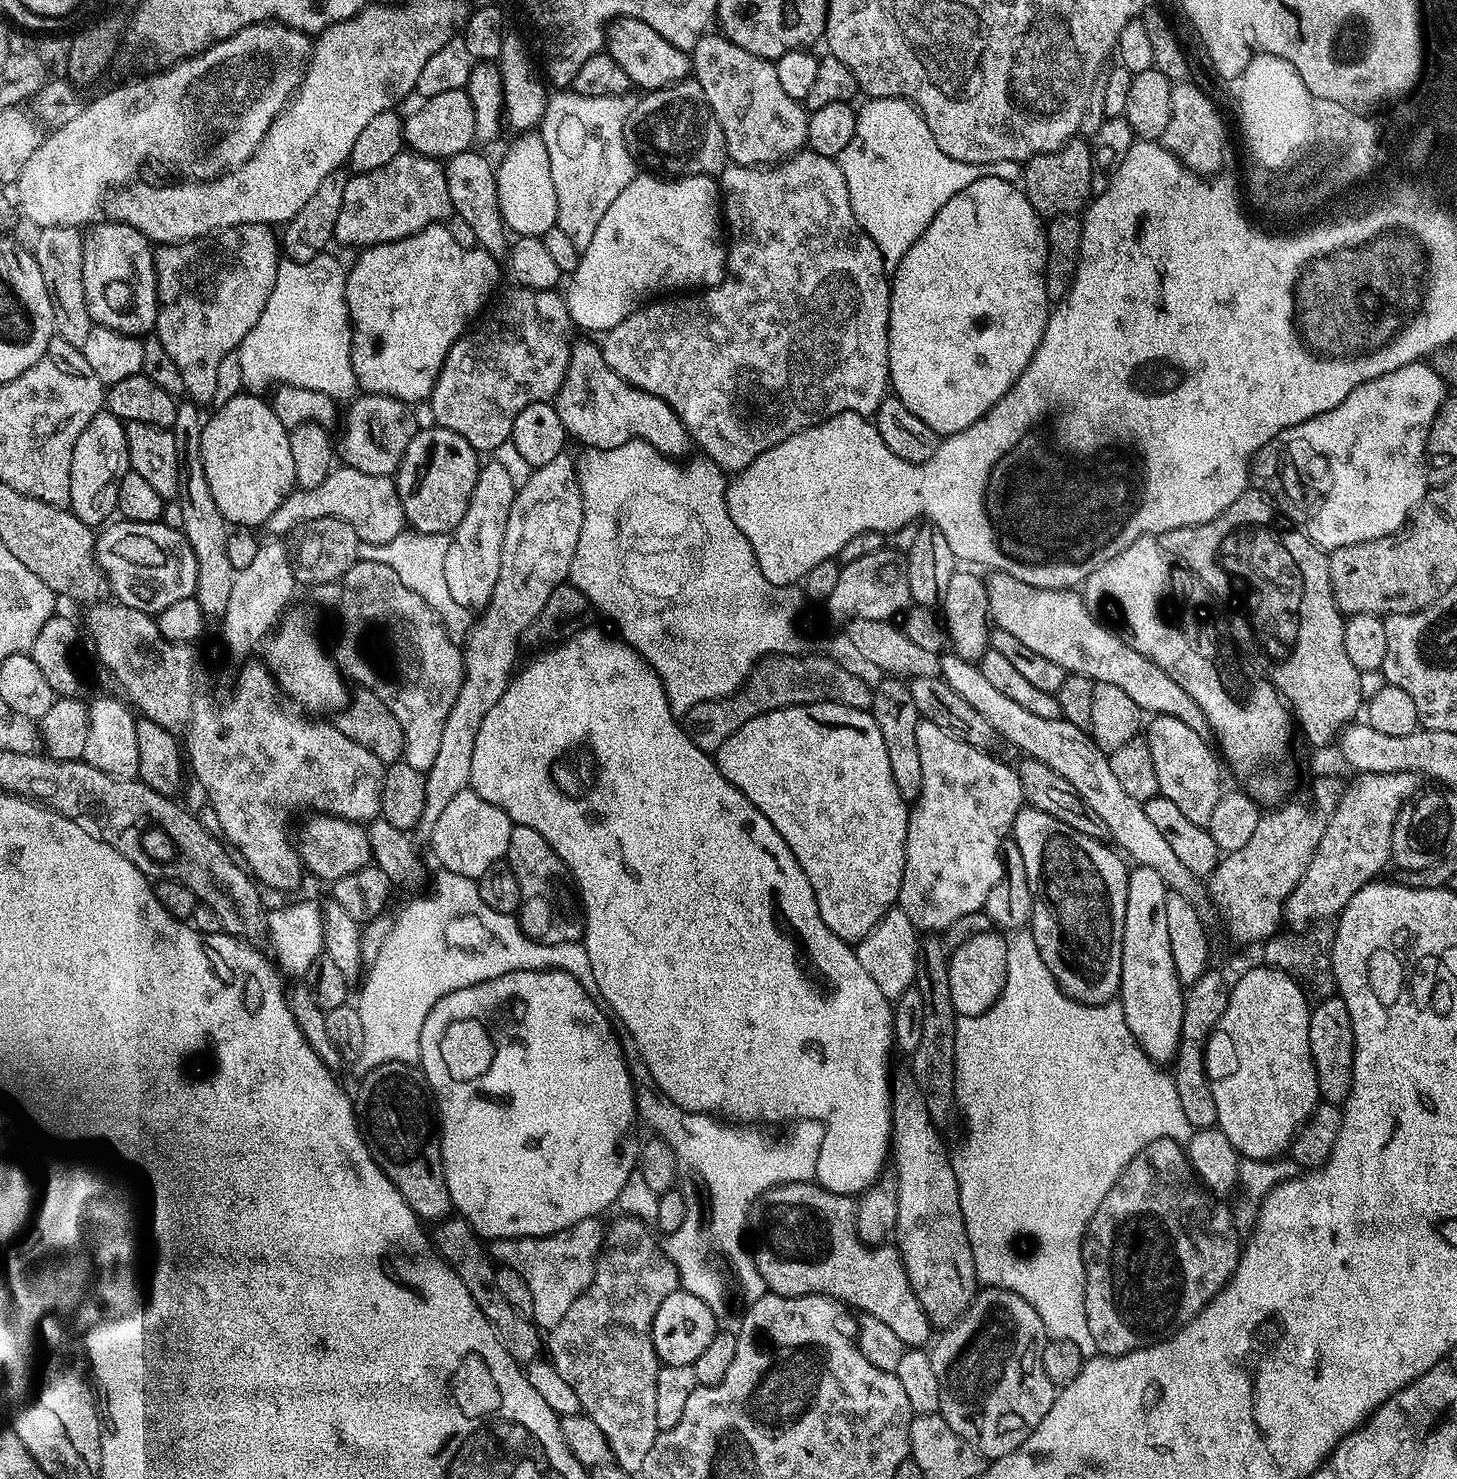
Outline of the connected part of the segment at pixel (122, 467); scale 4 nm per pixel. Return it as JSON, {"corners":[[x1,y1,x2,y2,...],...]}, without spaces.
{"corners":[[101,410,90,418,90,426,86,426,86,430,78,434,78,442,74,442,74,458,70,462,70,511,88,525,103,525,116,512,118,486,130,471,124,425,125,421,113,412]]}

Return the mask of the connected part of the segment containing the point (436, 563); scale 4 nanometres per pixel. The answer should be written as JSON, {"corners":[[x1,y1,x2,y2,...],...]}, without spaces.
{"corners":[[403,532,398,538,392,539,390,543,382,545,362,542,359,546,359,560,376,560,390,566,398,578,438,614,443,622,447,637,455,644,461,645,472,628,474,614,471,609,454,601,454,598,451,597,450,588,446,584,445,562,450,540,451,537,447,533,422,535]]}

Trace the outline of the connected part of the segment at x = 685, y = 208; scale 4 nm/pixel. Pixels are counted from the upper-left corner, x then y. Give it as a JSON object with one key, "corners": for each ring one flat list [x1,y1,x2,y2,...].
{"corners":[[638,174,632,179,630,186,626,186,626,190,622,190,622,194,618,194,618,198,614,198,610,210,606,210,606,214,602,214,602,222,598,222,598,230,594,230,594,239,590,241,590,246,586,246,581,251,580,261,576,269,570,274,569,280,572,281,568,284,568,292,566,291,568,313,577,329,585,328,588,332,603,334,614,326,618,326,618,322,625,320,637,308,649,303,661,294,672,294,677,290,711,290,717,288,727,275,728,253,726,251,726,240,722,235,722,197,719,183,711,176,661,178,656,174]]}

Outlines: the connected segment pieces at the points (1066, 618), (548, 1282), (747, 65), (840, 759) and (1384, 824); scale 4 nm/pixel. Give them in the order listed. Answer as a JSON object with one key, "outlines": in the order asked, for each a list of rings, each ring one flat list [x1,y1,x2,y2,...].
{"outlines":[[[993,571,989,576,992,577,986,580,988,611,996,628,1014,634,1014,638,1019,638,1037,654,1050,658,1050,662,1058,662,1065,673,1085,676,1097,684,1109,684,1126,690,1141,713,1178,718,1186,722,1190,730,1198,730,1201,734,1209,731,1198,702,1194,702,1194,698,1190,698,1190,694,1186,694,1186,690,1182,690,1182,686,1178,686,1166,670,1154,666,1150,658,1138,654,1138,650,1126,643,1119,632,1097,618,1084,603,1083,595,1059,588,1035,588,1026,582,1018,582,1018,578,1005,572]],[[591,1216,549,1236,491,1241,490,1255,493,1261,505,1268,523,1272,526,1286,530,1286,530,1294,534,1294,531,1319,541,1329,550,1330,558,1326,566,1310,570,1310,570,1306,574,1306,574,1302,590,1286,596,1273,596,1261,606,1243,606,1228,600,1222,597,1217]],[[722,34,712,35,700,36,696,45,690,49,691,75,698,82,698,86,702,86,702,94,706,94,706,102,710,102,714,118,718,118,718,126,722,126,729,161,747,168,763,168,775,166,789,156,796,155,808,143,810,113,807,107,801,101,790,98,786,90,782,90,773,61,763,60,758,54,750,54,742,50,742,46,734,46,734,42,730,42]],[[823,700,821,704,799,704,789,708,770,710,758,718,750,718,746,726,738,726,726,742,714,754,720,773,742,793,749,802,758,809,782,834,786,846,794,854,802,874,806,874,806,882,810,882,810,890,814,890,814,898,818,902,818,914,822,914,822,922,837,936,849,942,859,942,863,936,870,934,874,926,885,916,900,899,904,859,906,858,906,830,910,815,909,801,898,794,898,786,894,783,894,774,890,774,890,758,886,754,886,742,882,742,882,730,878,730,878,722,874,722,871,711,863,712,850,706,835,704]],[[1366,772,1355,779,1353,784,1345,787,1326,826,1326,834,1322,834,1322,842,1318,842,1318,850,1314,850,1314,858,1310,858,1306,874,1302,874,1302,882,1294,886,1290,898,1284,903,1282,920,1289,929,1303,930,1313,922,1339,917,1346,902,1350,902,1362,886,1373,883,1384,867,1389,867,1394,822,1400,809,1413,799,1417,777,1411,772]]]}

